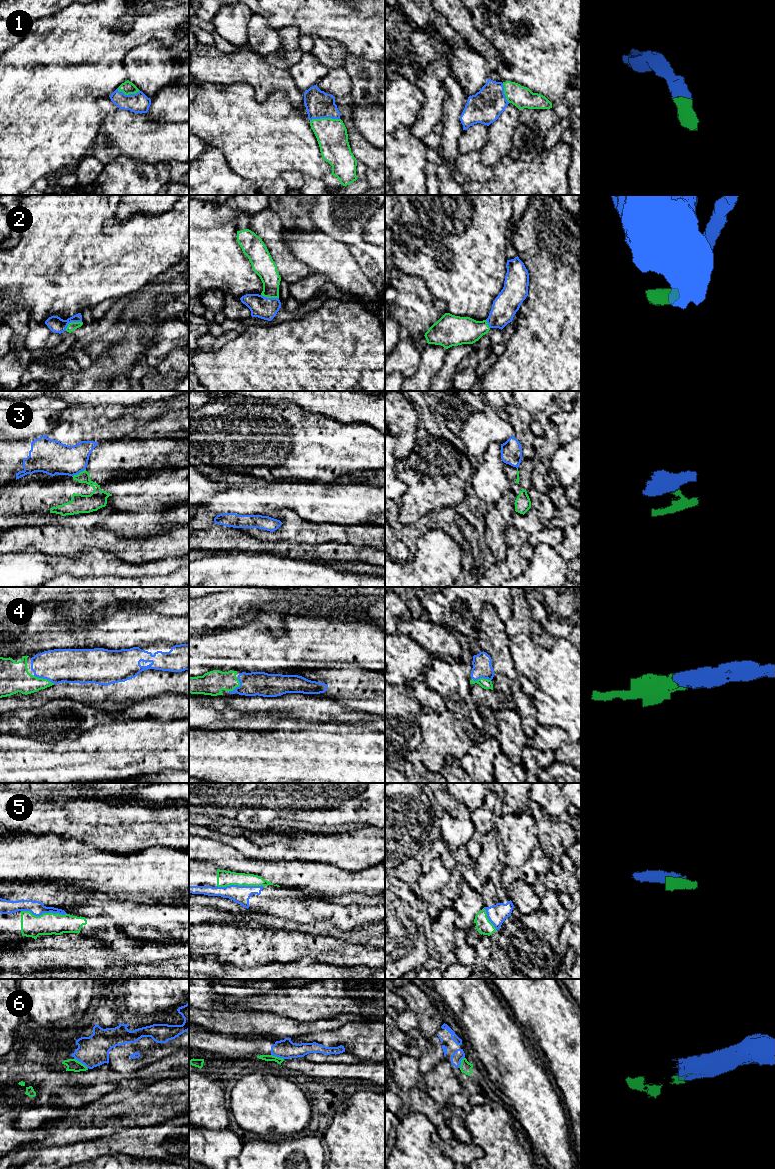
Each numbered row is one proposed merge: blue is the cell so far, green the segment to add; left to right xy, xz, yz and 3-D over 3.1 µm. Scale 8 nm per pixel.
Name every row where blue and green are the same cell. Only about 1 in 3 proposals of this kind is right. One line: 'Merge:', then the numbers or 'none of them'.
Merge: 1, 2, 4, 5

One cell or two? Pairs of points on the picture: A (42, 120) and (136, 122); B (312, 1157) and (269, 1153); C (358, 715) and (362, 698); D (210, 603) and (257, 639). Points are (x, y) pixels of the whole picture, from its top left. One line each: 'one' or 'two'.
A: two
B: one
C: two
D: two

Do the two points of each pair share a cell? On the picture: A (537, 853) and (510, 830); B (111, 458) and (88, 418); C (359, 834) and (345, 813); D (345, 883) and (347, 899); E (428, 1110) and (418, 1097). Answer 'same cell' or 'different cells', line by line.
A: different cells
B: different cells
C: different cells
D: different cells
E: same cell

